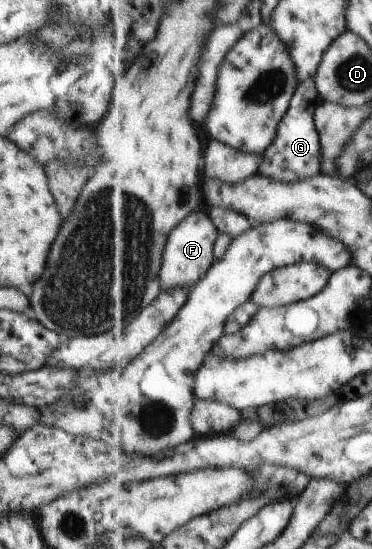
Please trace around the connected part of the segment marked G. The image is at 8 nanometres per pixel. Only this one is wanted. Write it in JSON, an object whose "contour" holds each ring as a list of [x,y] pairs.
{"contour":[[[315,77],[301,83],[289,114],[281,124],[277,142],[264,154],[265,159],[259,174],[278,182],[294,184],[323,173],[323,146],[316,120],[317,110],[322,102]]]}

